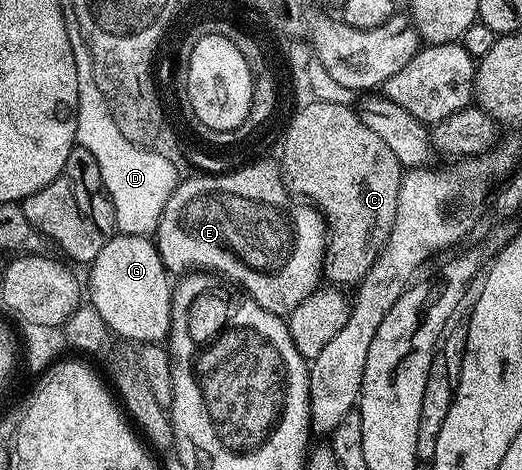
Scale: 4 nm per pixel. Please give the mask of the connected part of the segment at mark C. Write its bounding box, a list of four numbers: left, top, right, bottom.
[286,100,405,288]

